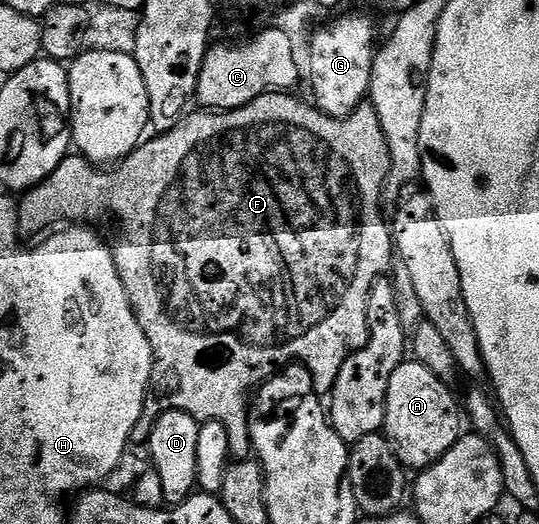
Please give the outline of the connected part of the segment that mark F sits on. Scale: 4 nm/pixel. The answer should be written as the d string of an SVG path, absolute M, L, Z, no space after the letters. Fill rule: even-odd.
M275 91L264 92L262 96L241 108L218 112L190 111L169 132L154 135L154 140L146 139L140 146L134 148L114 167L117 168L114 172L99 170L98 165L86 160L80 154L69 154L59 162L59 166L55 166L53 173L44 182L30 188L20 197L17 204L18 222L25 230L30 228L31 231L37 232L48 224L59 223L60 220L93 222L89 220L95 219L100 212L110 212L111 215L117 216L118 222L121 223L121 237L111 244L113 261L121 280L125 283L125 292L129 296L129 304L133 307L139 326L147 334L149 345L153 347L154 358L152 396L146 399L141 418L133 425L131 440L134 445L144 445L148 441L153 423L163 410L176 410L191 414L198 422L218 420L229 435L229 451L232 459L244 460L251 444L249 391L252 393L274 373L281 370L281 367L284 369L296 362L304 366L312 376L318 393L332 393L343 362L369 341L367 326L369 291L377 279L388 273L385 271L388 270L389 263L395 260L395 241L391 235L391 228L386 217L385 220L381 217L383 189L385 179L389 176L389 147L387 140L383 138L383 130L372 106L362 106L349 116L338 118L328 116L320 108L309 104L300 104L293 94Z

